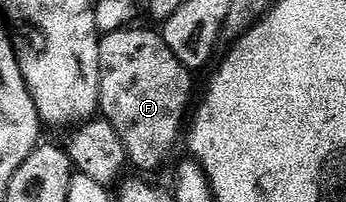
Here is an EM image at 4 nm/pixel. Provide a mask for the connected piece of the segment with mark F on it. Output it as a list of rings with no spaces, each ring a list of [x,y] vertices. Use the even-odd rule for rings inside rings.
[[[137,29],[116,30],[101,38],[99,110],[104,121],[119,132],[128,165],[137,170],[157,170],[172,152],[177,137],[180,134],[182,137],[190,113],[189,97],[193,94],[194,75],[181,63],[179,56],[167,48],[158,31],[156,34],[153,30]]]

